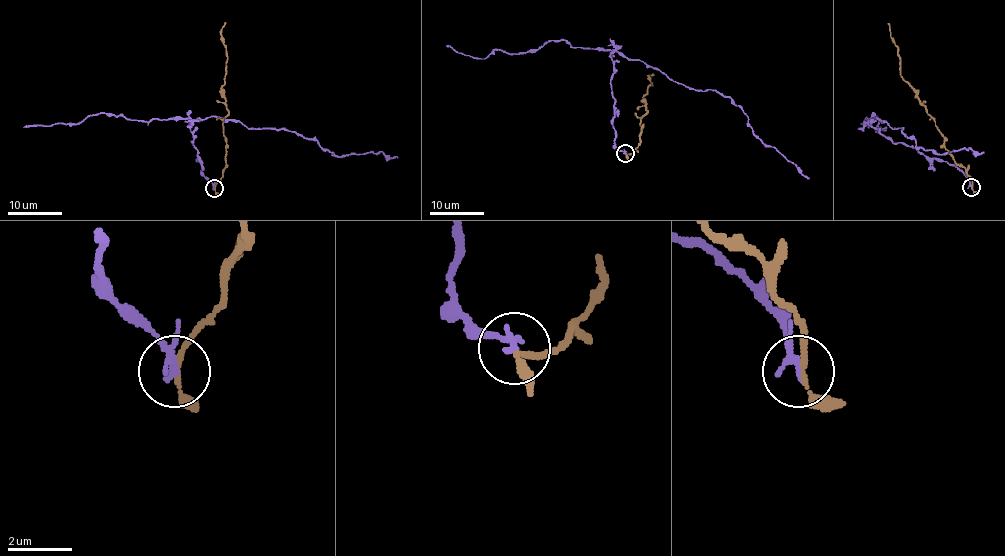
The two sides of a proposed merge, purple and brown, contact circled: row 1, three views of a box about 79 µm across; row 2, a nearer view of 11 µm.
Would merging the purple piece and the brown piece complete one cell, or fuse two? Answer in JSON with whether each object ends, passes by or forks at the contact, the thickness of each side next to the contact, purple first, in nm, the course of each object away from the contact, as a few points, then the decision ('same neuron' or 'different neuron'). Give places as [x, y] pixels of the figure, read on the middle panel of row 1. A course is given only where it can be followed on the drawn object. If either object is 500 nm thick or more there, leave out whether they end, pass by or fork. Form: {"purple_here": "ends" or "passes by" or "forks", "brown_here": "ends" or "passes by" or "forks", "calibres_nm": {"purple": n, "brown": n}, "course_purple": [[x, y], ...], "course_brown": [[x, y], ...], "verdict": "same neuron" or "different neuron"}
{"purple_here": "passes by", "brown_here": "passes by", "calibres_nm": {"purple": 180, "brown": 150}, "course_purple": [[625, 152], [615, 145], [613, 124], [610, 54], [616, 51], [690, 88], [728, 96], [752, 132], [809, 177]], "course_brown": [[625, 154], [634, 150], [640, 142], [640, 118], [648, 112], [644, 97], [652, 83], [648, 76], [654, 74]], "verdict": "different neuron"}

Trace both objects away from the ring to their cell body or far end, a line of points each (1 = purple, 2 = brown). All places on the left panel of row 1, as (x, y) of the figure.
1: (214, 188), (191, 142), (193, 119), (295, 131), (338, 156), (398, 157)
2: (214, 188), (227, 166), (222, 119), (229, 112), (222, 87), (226, 46), (220, 35), (226, 23)

